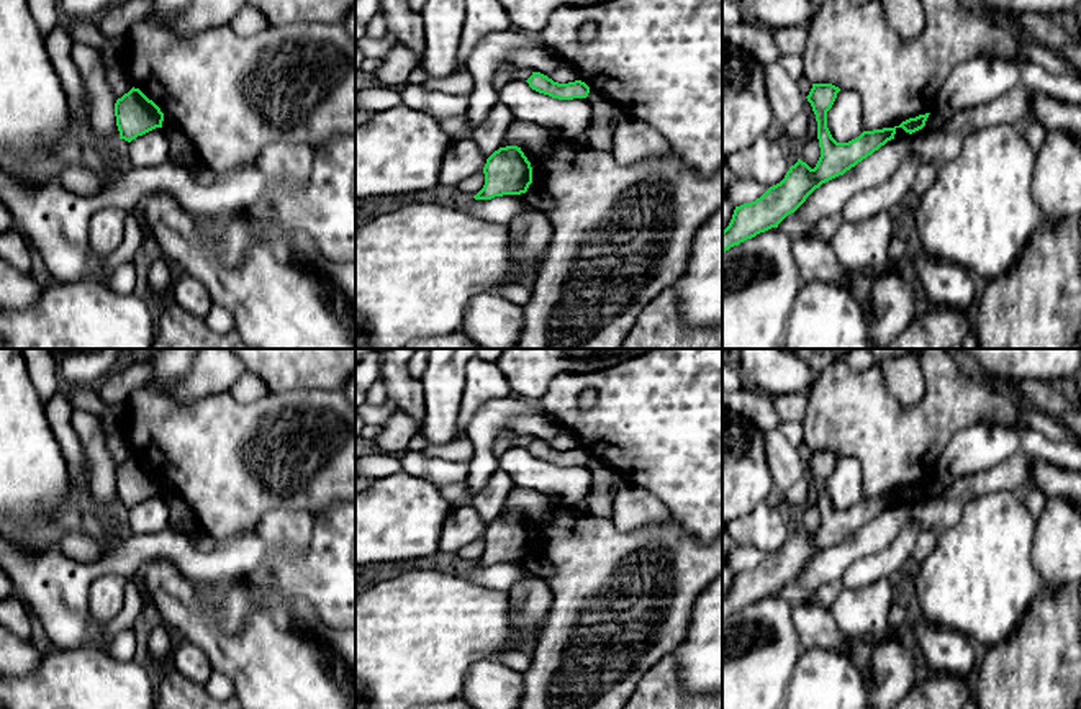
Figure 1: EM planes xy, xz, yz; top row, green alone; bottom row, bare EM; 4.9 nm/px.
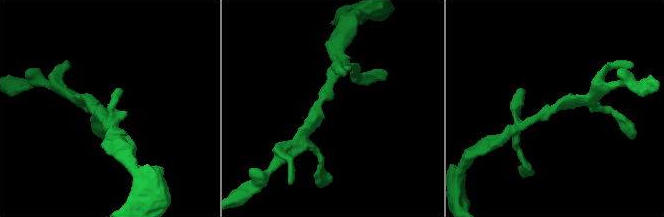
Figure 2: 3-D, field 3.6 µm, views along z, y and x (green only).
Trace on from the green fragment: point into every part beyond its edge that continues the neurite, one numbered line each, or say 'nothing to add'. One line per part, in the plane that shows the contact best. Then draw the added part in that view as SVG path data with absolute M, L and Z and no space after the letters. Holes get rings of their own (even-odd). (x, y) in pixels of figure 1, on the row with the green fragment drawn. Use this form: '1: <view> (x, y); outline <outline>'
nothing to add

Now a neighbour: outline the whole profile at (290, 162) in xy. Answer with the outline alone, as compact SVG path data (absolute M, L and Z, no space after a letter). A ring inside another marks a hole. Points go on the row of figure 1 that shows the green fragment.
M272 142L265 146L256 167L272 182L300 185L311 172L314 151L308 144Z

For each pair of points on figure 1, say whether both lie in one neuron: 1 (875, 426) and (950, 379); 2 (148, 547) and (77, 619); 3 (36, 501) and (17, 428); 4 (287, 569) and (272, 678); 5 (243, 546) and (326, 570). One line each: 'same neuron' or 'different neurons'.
1: same neuron
2: same neuron
3: same neuron
4: different neurons
5: different neurons

